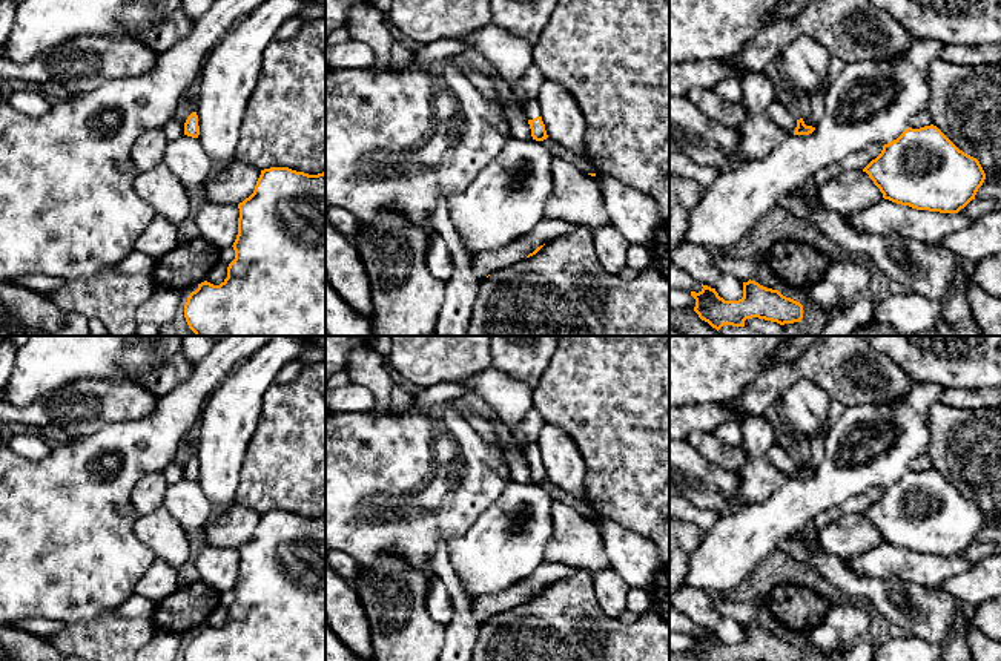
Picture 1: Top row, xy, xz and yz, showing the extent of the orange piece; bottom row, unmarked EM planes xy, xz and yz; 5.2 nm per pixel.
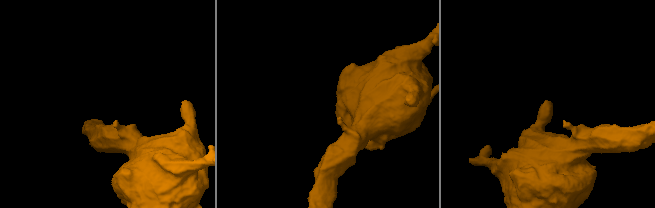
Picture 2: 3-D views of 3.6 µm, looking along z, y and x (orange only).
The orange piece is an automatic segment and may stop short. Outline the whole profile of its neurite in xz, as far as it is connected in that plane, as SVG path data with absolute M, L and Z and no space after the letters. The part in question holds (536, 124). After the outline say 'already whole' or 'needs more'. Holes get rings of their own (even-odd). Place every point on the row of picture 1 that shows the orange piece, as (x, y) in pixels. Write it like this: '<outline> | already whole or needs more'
M536 98L524 101L524 109L525 109L525 115L528 118L533 140L536 140L536 141L547 140L548 135L545 130L545 124L542 121L542 112L540 112L540 107L539 107Z | needs more

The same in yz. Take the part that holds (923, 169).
M937 126L907 127L897 140L883 146L881 153L864 169L884 199L917 210L958 213L986 179L980 161L960 150Z | already whole

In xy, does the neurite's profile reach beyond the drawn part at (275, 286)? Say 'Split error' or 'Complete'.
Complete

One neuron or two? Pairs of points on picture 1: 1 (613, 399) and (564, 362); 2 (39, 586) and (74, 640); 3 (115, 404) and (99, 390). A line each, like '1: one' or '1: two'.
1: one
2: two
3: one

